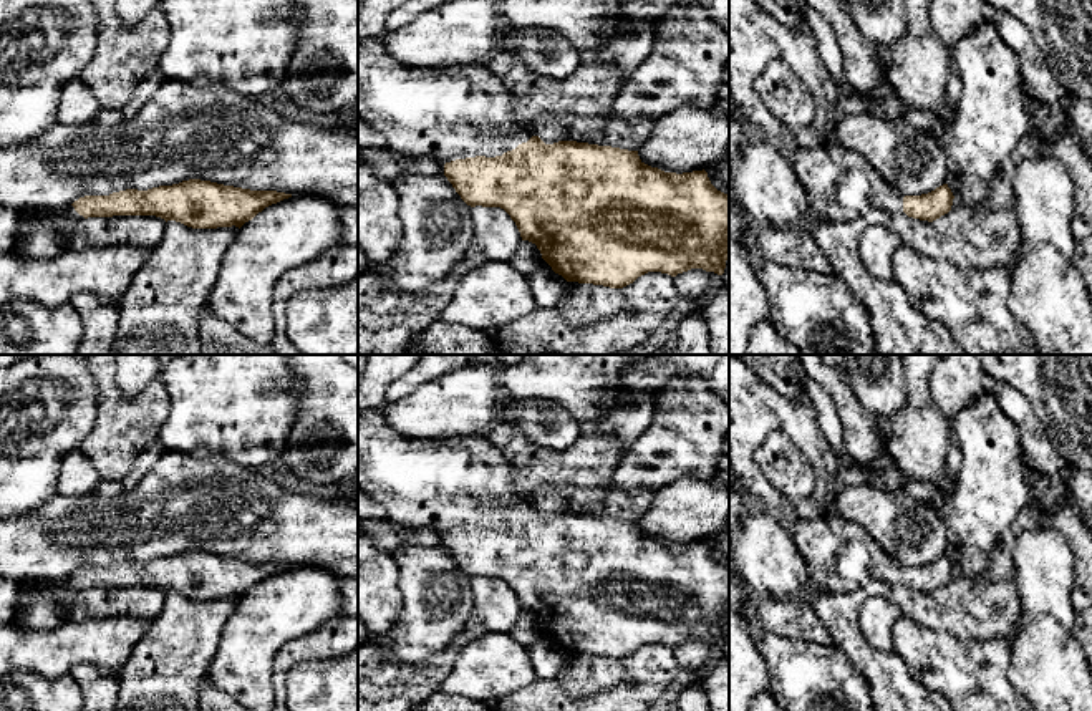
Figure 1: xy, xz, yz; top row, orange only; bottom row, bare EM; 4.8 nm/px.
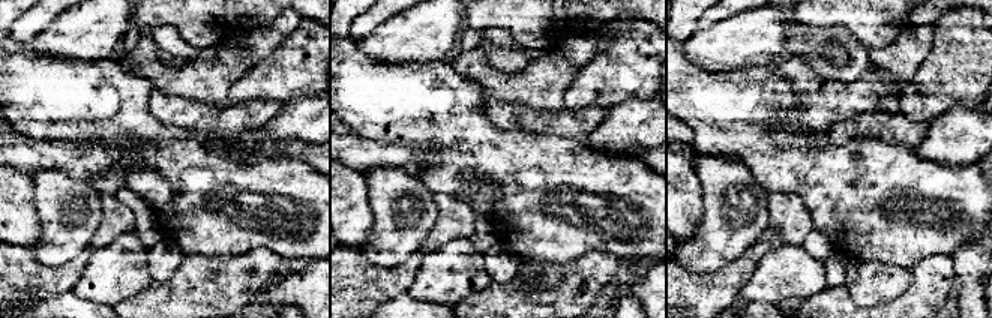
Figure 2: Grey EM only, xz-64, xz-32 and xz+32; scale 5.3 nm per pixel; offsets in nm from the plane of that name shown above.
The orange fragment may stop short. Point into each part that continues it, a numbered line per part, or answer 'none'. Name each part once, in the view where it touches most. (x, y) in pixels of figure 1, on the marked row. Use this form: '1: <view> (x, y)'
1: xz (458, 111)

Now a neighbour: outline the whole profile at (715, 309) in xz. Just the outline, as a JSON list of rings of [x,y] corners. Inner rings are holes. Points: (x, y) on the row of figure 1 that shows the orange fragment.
[[[722,285],[708,295],[699,313],[709,333],[713,355],[729,355],[729,290]]]

